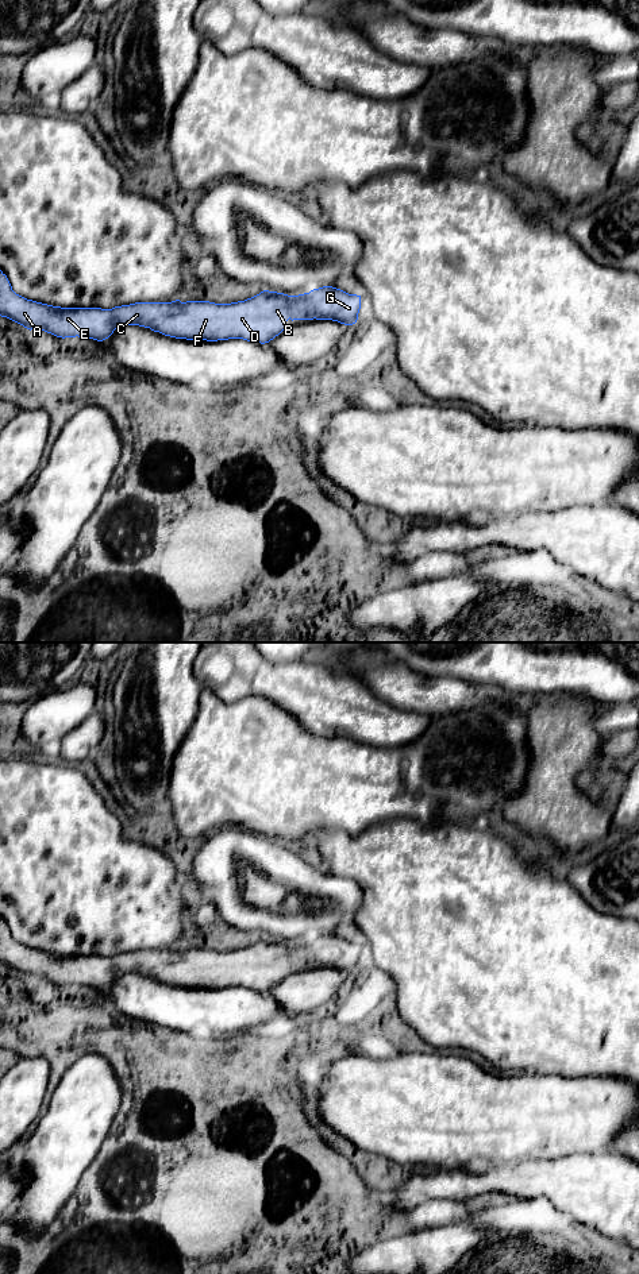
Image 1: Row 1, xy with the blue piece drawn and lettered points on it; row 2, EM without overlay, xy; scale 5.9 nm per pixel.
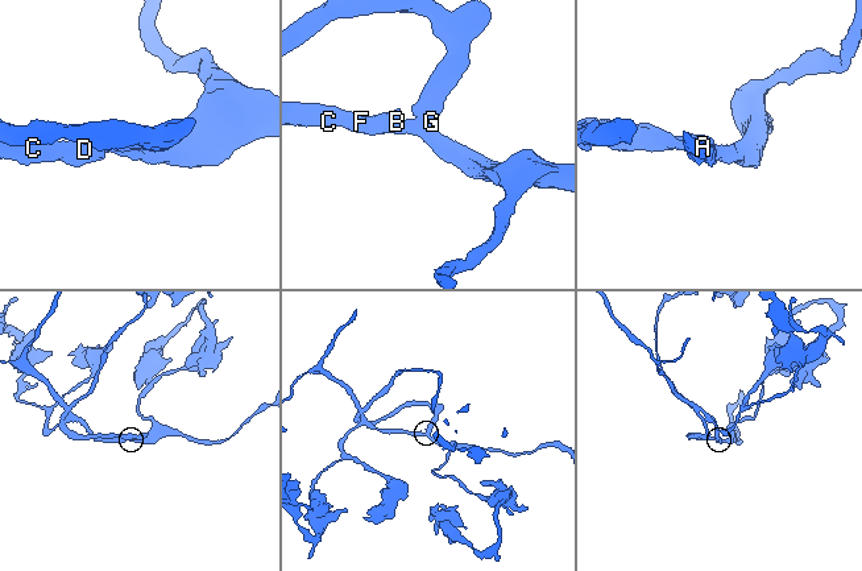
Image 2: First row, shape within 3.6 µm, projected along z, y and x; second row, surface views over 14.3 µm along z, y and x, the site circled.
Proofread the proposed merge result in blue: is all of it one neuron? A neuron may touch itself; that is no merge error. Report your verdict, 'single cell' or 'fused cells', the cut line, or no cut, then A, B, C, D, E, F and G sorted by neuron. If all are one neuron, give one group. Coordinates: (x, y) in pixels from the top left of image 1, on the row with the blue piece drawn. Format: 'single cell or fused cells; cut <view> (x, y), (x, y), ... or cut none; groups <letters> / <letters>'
single cell; cut none; groups A B C D E F G

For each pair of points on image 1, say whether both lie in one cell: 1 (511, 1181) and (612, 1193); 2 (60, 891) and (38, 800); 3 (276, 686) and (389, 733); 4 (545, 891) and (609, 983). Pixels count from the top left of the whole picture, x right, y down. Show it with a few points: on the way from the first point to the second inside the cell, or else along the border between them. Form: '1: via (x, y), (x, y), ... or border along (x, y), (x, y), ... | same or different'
1: via (537, 1181), (562, 1181), (586, 1188) | same
2: via (56, 868), (38, 845), (38, 823) | same
3: via (304, 690), (326, 705), (346, 707), (361, 717) | same
4: via (545, 914), (545, 918), (586, 960) | same

